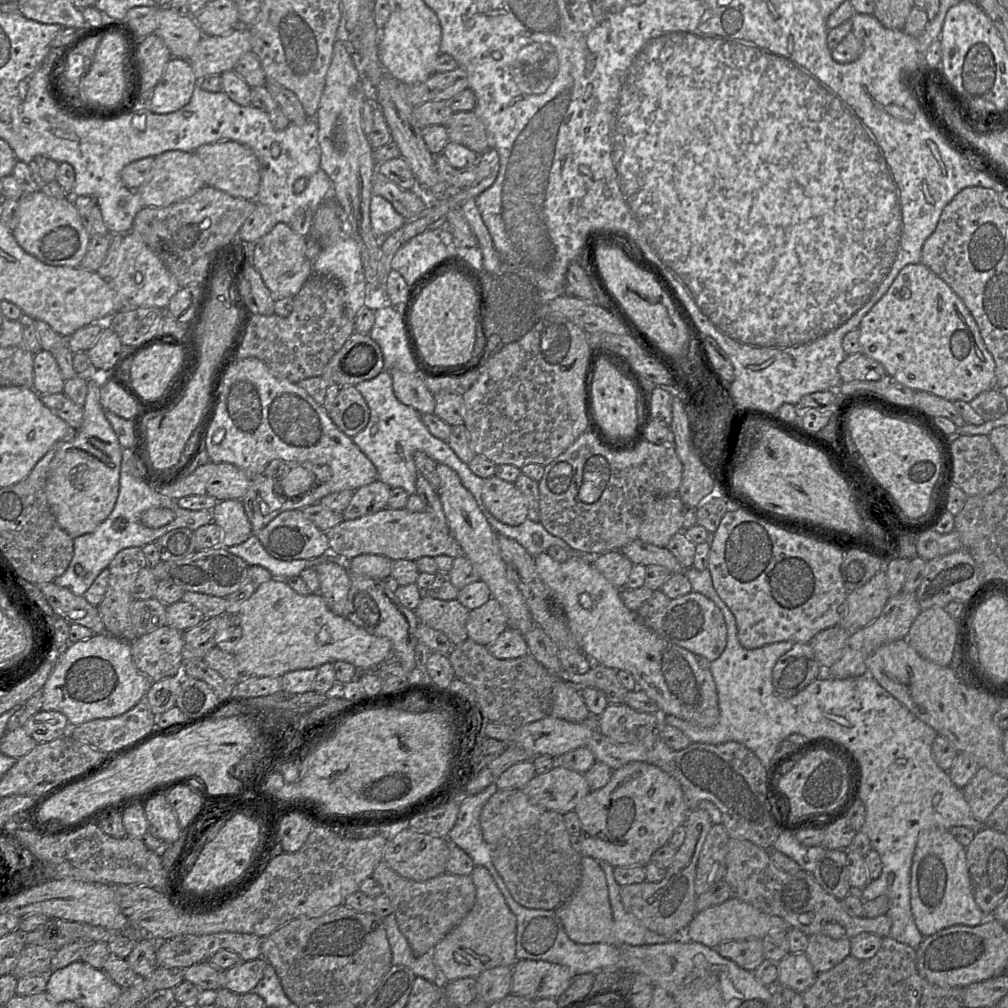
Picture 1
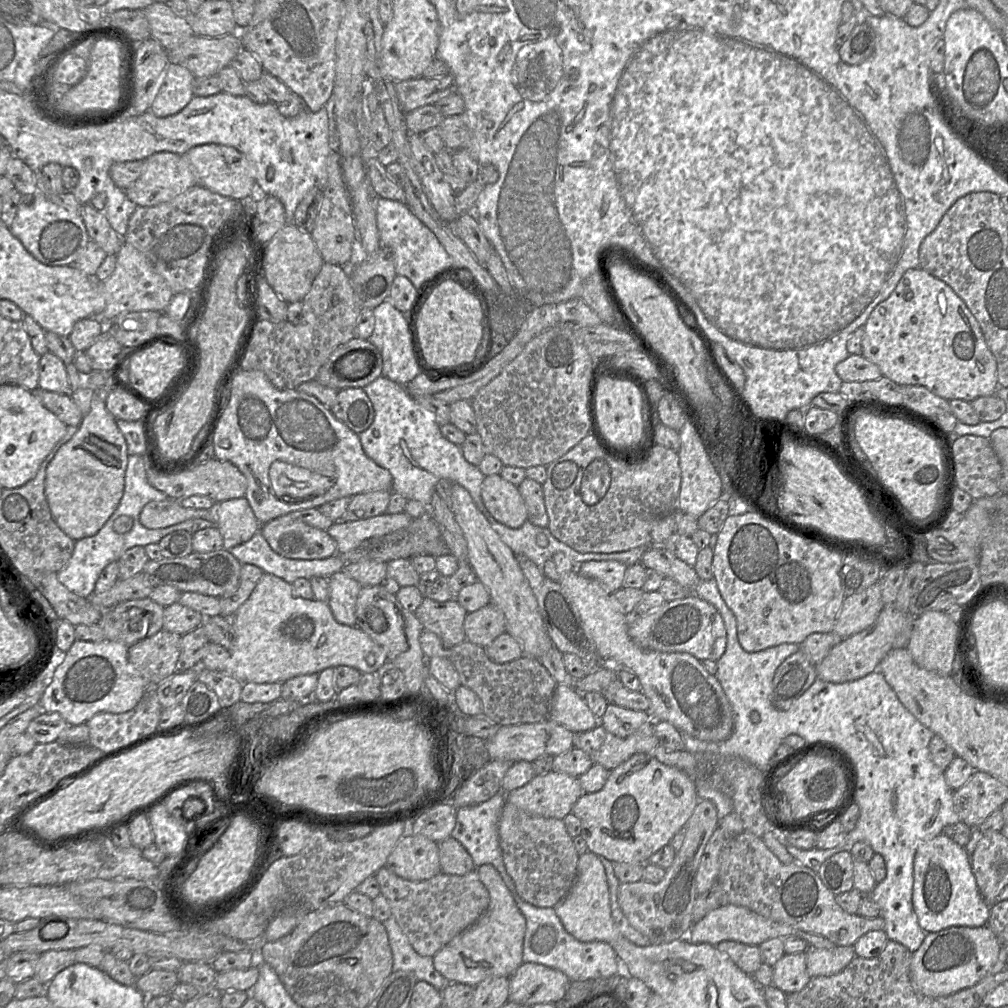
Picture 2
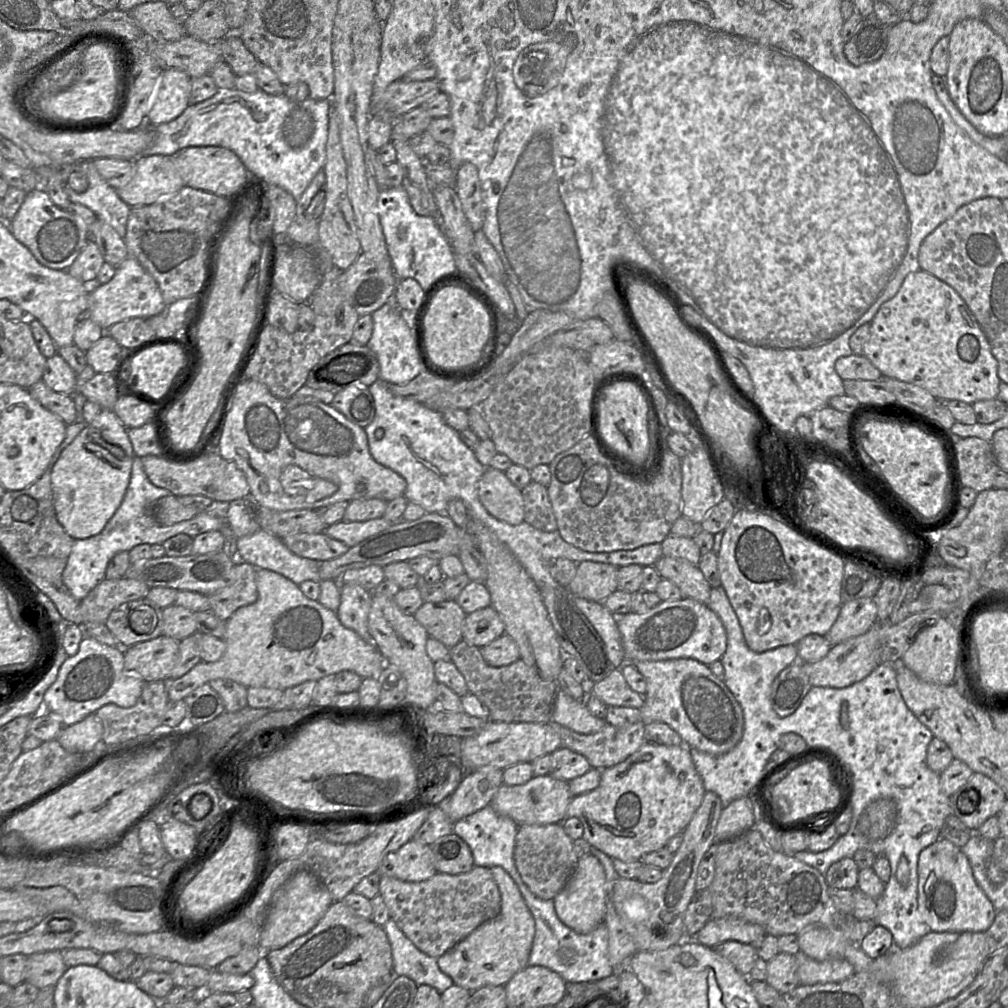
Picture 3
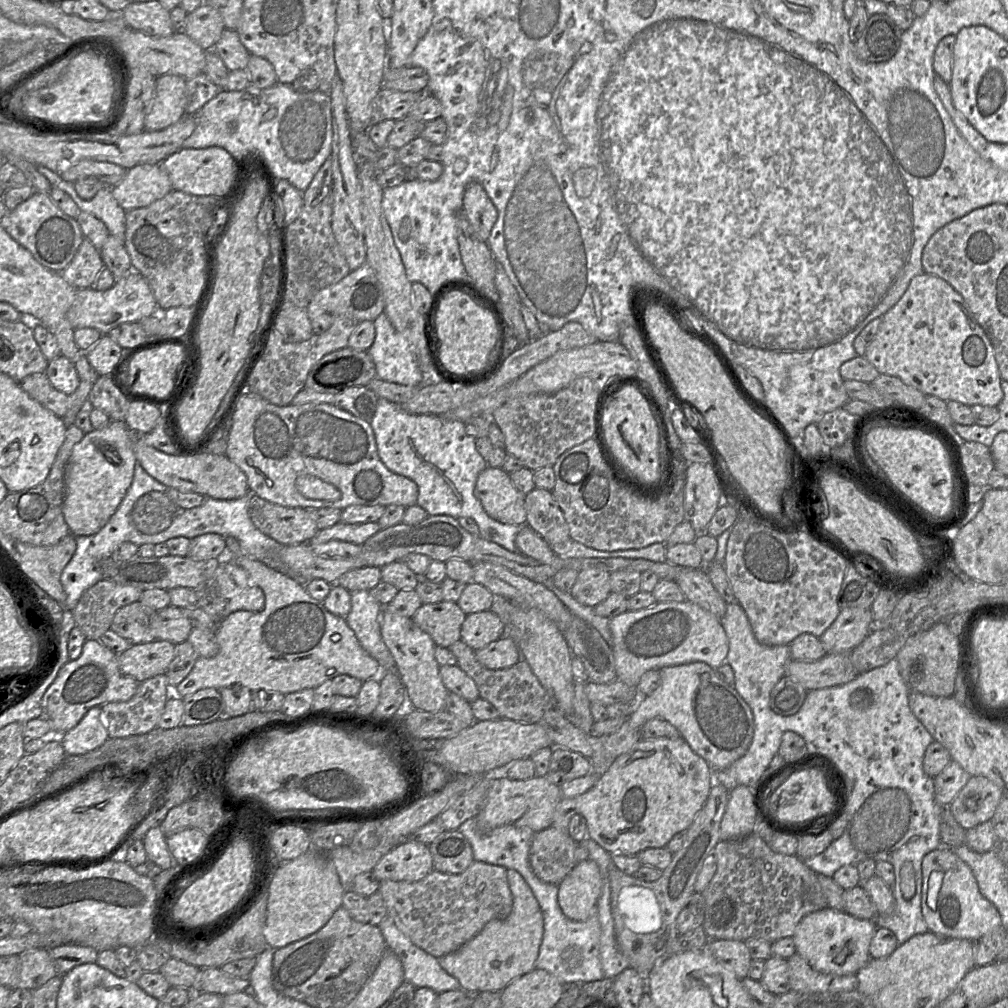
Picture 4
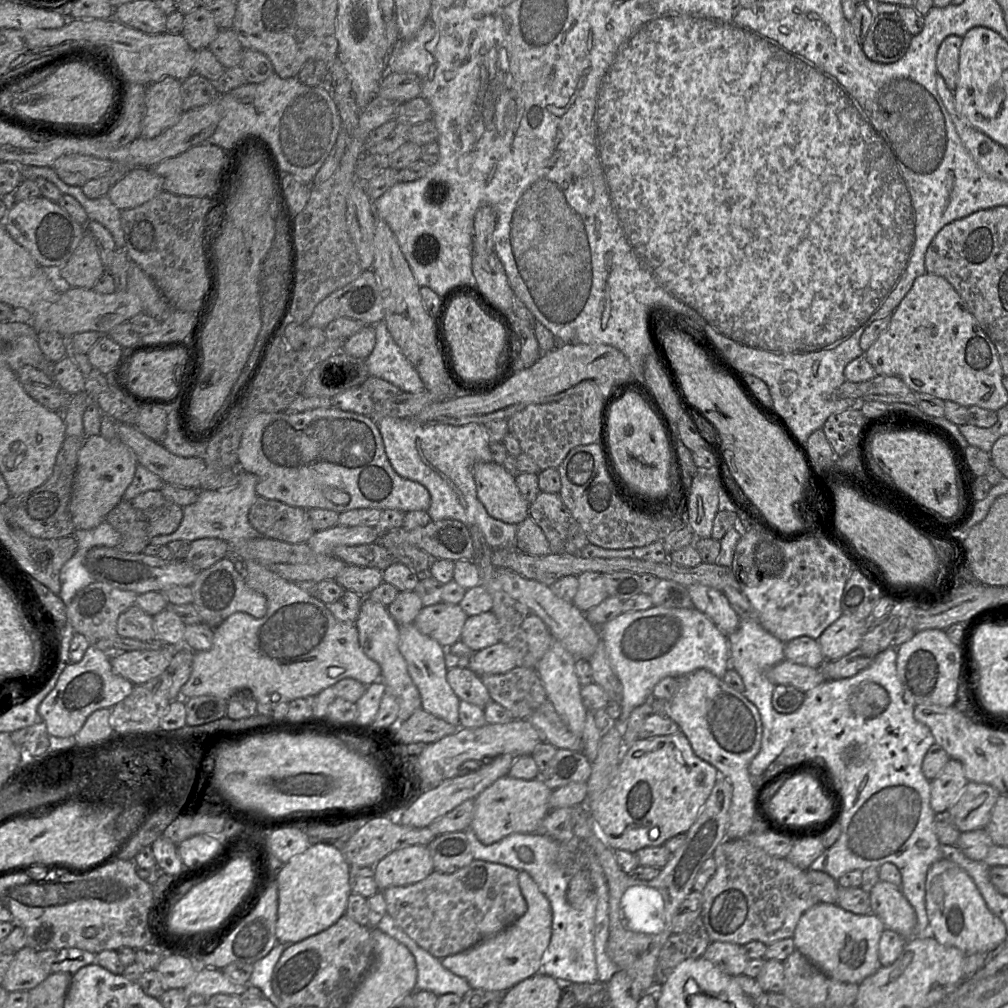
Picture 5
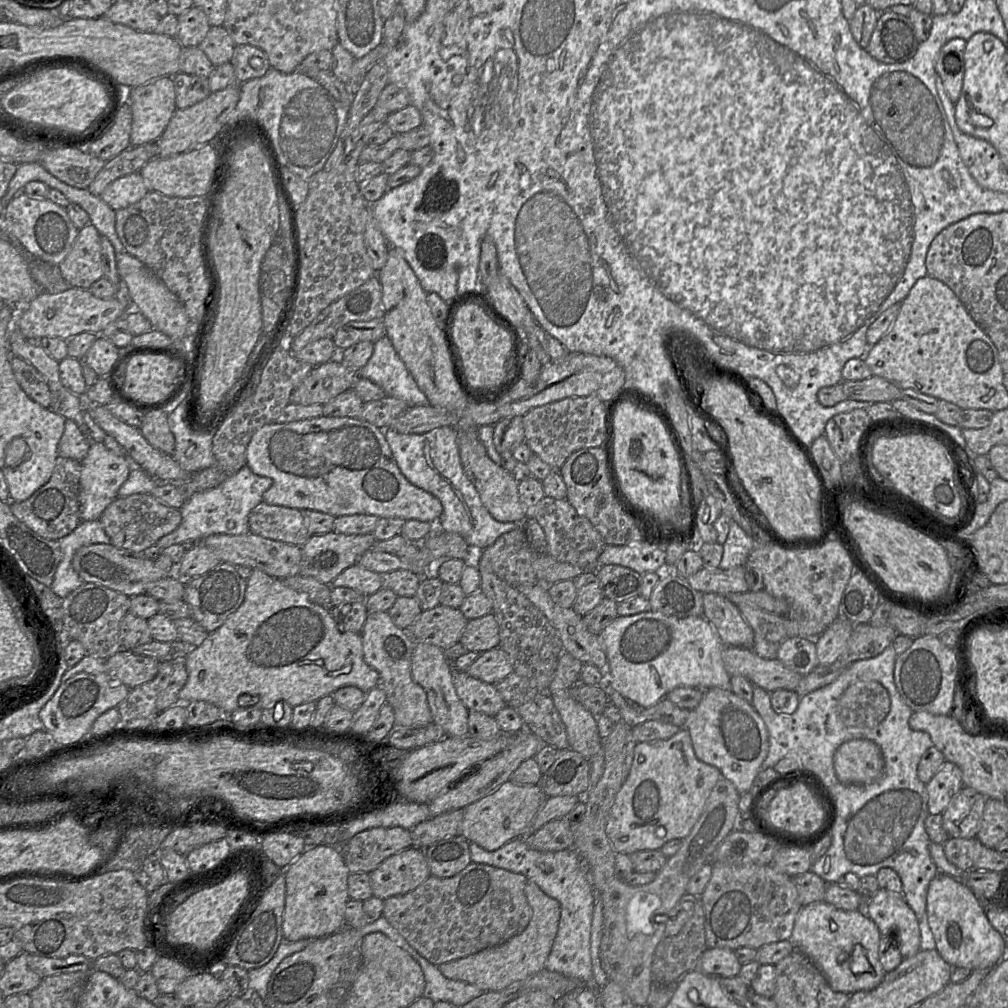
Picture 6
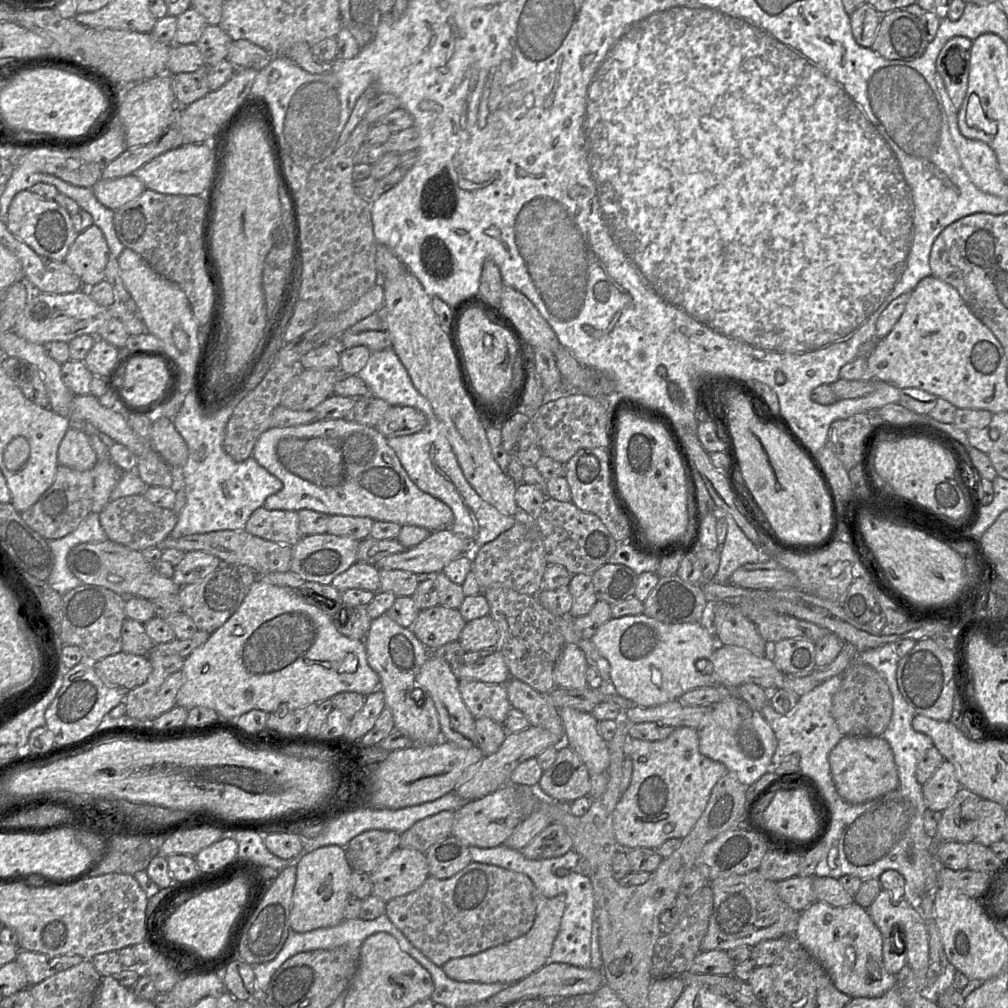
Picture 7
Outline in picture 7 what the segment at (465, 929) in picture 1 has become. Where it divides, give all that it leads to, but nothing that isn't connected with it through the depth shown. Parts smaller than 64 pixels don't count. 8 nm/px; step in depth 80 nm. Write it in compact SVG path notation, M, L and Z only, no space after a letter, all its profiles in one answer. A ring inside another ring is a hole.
M534 889L533 901L536 907L535 919L526 934L474 955L450 959L441 967L444 973L459 982L513 984L546 965L560 929L561 918L565 910L565 896L547 898Z

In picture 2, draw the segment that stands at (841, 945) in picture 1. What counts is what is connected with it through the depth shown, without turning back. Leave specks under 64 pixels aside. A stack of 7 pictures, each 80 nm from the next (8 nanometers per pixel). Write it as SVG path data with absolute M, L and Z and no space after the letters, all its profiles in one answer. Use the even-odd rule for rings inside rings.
M808 946L805 955L807 972L811 978L835 975L856 957L853 946L835 946L830 949Z

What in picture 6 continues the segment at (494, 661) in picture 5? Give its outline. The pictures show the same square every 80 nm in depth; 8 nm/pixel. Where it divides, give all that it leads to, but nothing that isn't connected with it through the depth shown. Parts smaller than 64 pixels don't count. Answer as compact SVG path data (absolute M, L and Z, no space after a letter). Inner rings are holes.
M499 647L482 652L466 670L470 676L493 685L513 671L509 655Z

